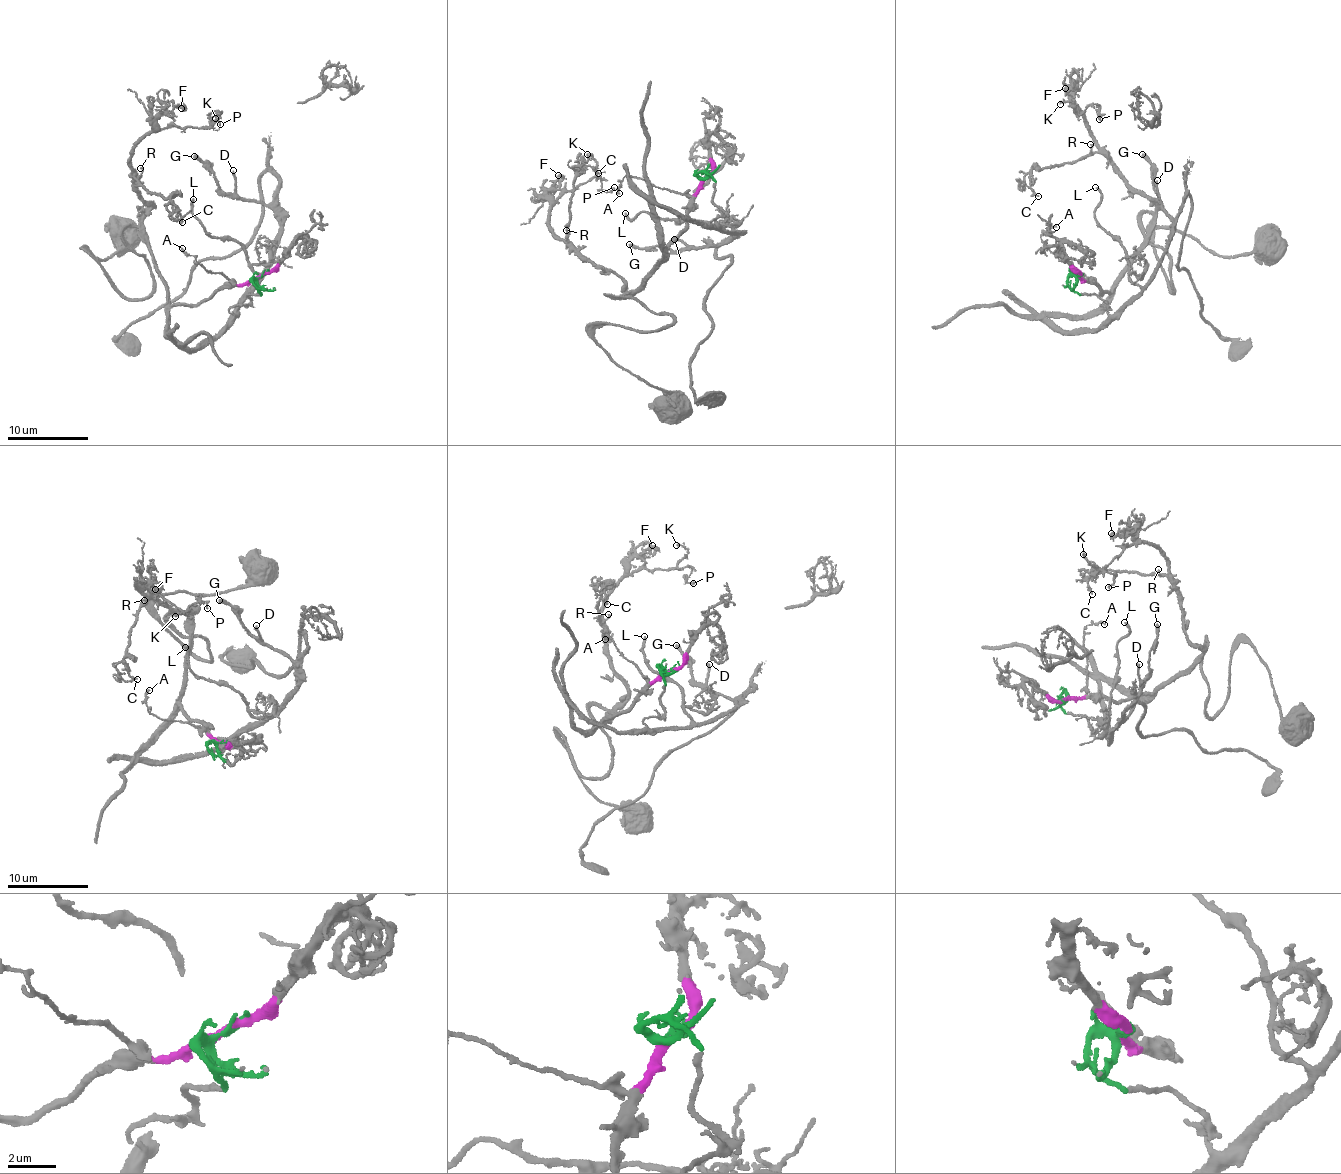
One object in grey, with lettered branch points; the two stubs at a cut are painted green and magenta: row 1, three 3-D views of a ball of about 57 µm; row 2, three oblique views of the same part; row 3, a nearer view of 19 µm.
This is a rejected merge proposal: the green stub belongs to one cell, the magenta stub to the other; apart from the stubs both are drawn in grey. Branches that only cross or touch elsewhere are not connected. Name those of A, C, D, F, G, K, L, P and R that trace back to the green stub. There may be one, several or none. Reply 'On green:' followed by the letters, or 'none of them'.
On green: D, G, L

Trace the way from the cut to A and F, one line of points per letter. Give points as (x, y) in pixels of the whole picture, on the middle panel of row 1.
A: (705, 176), (689, 195), (650, 185), (627, 174), (620, 193)
F: (705, 176), (679, 236), (628, 296), (622, 280), (554, 235), (546, 222), (545, 199), (558, 174)

